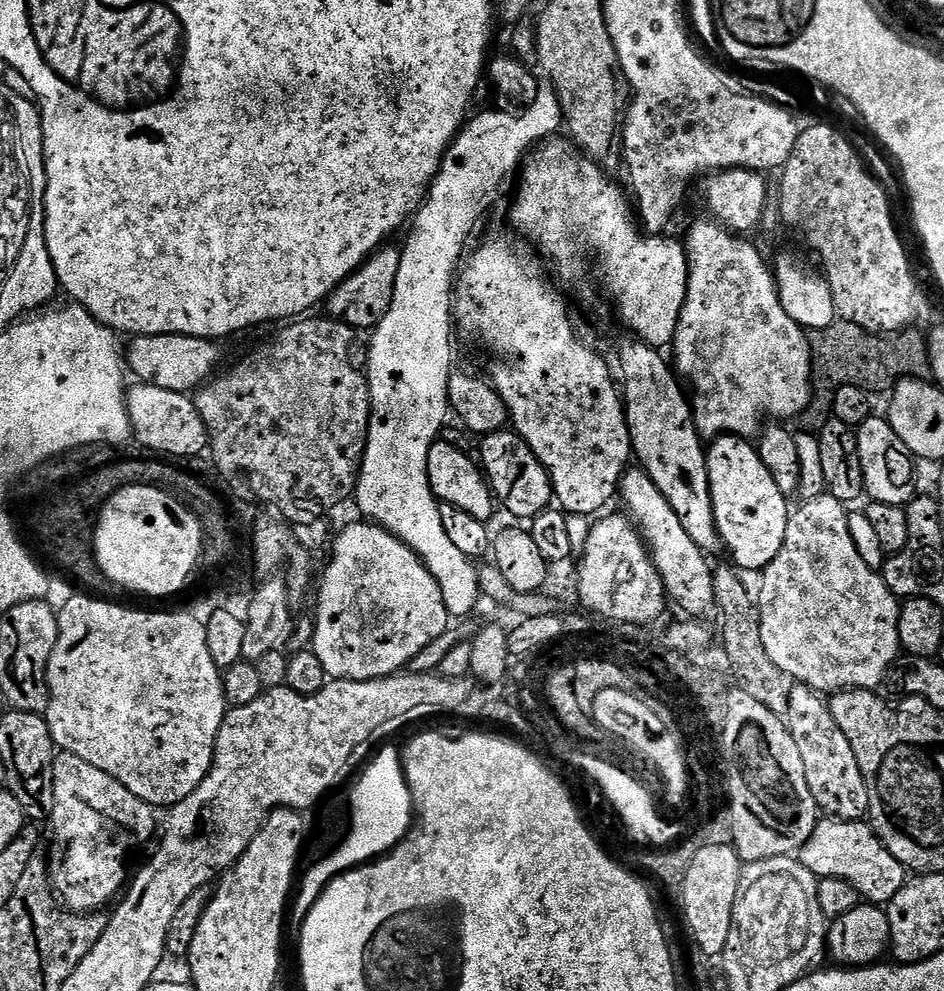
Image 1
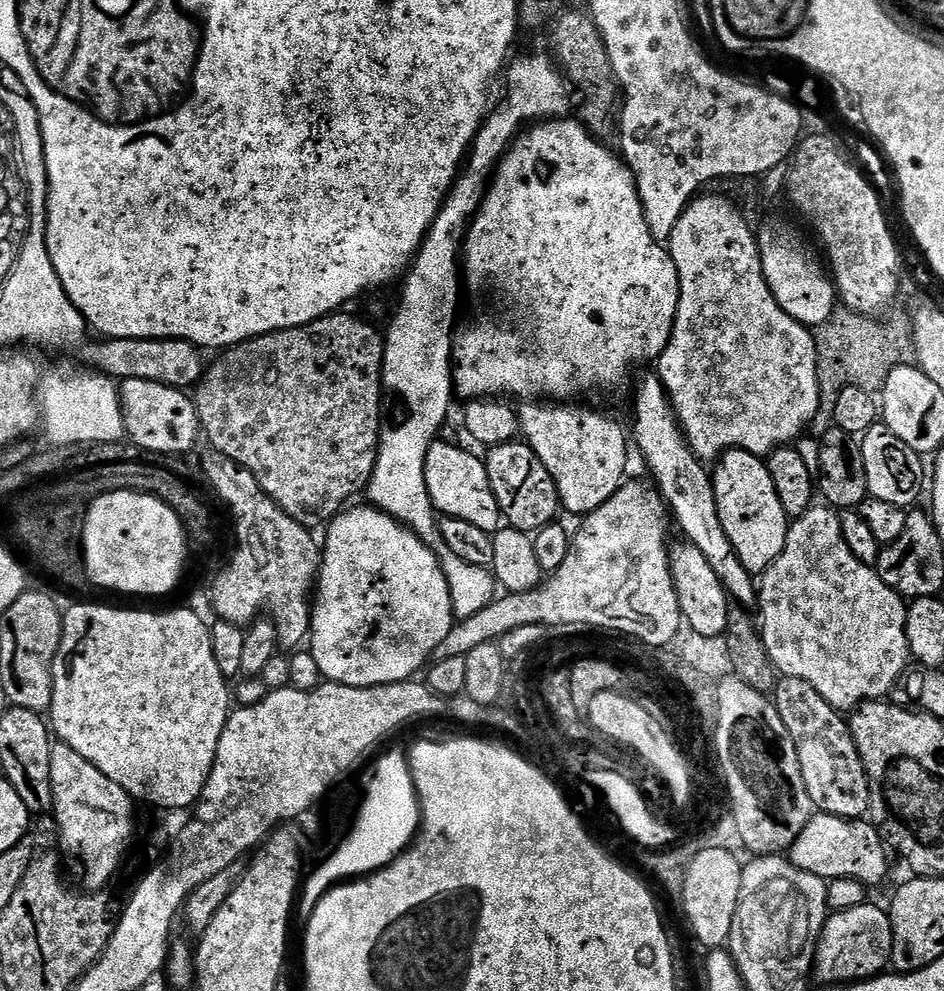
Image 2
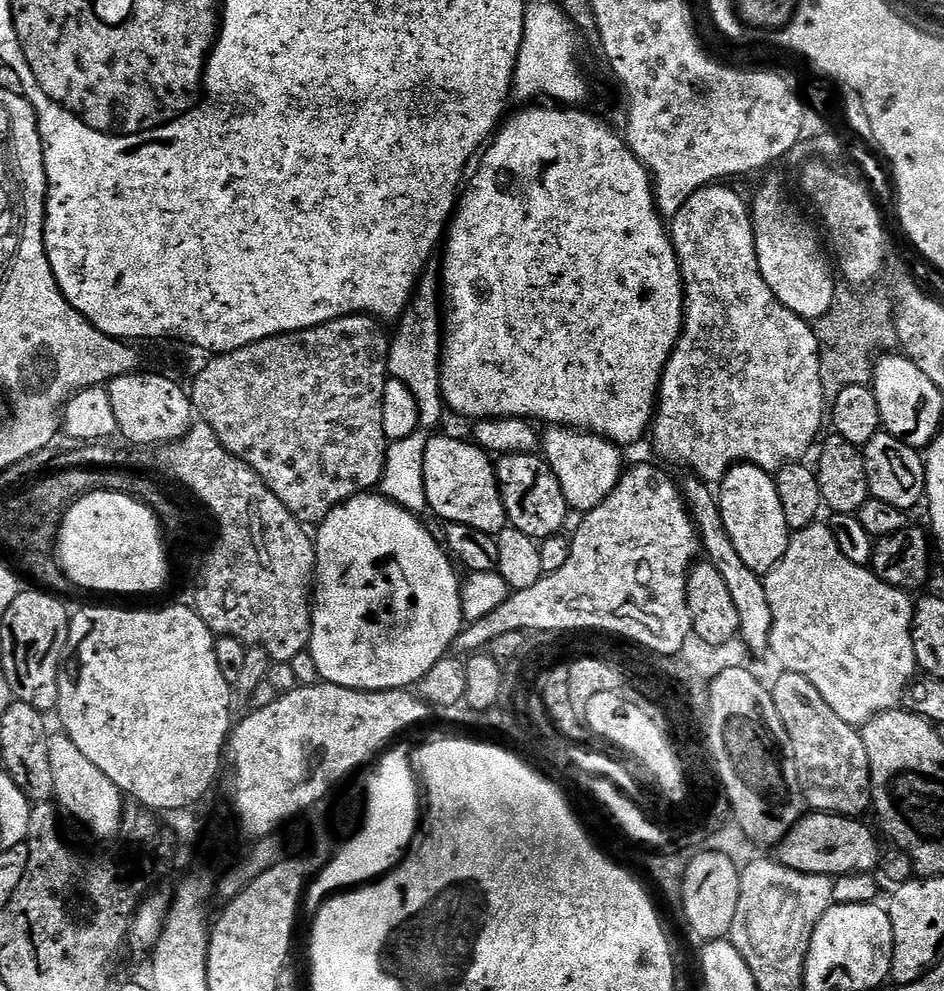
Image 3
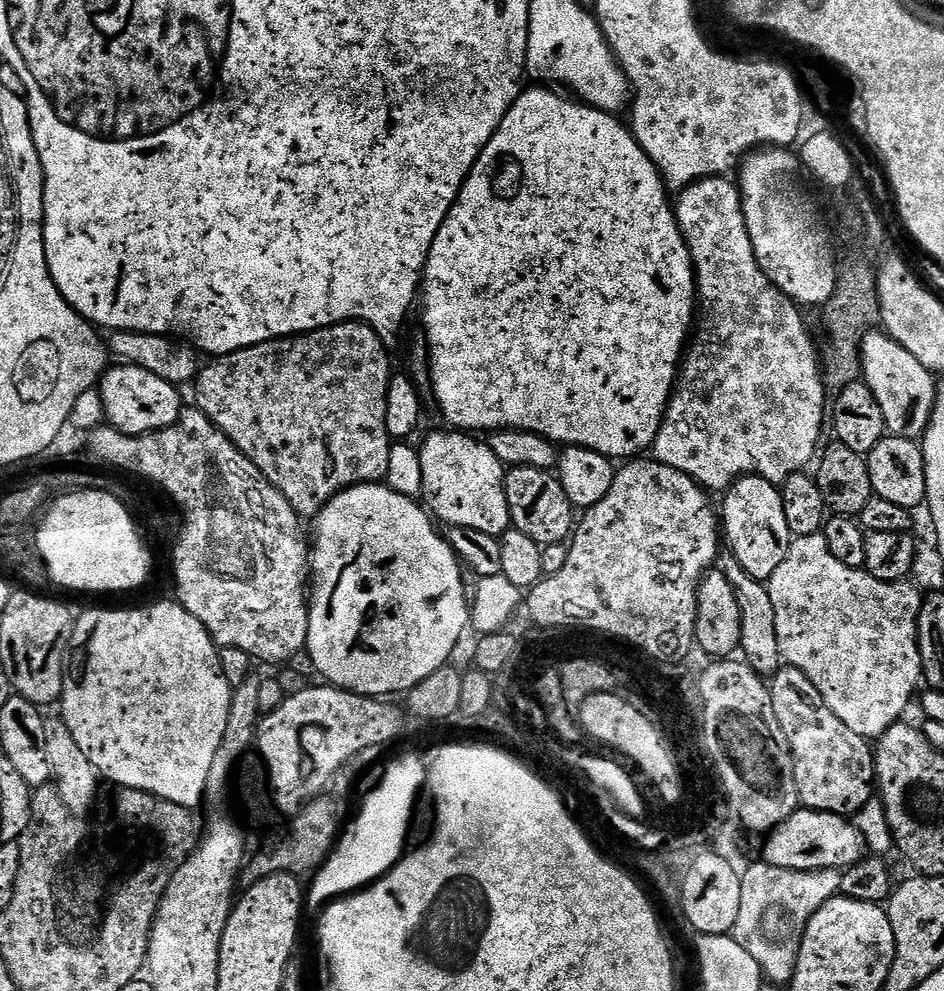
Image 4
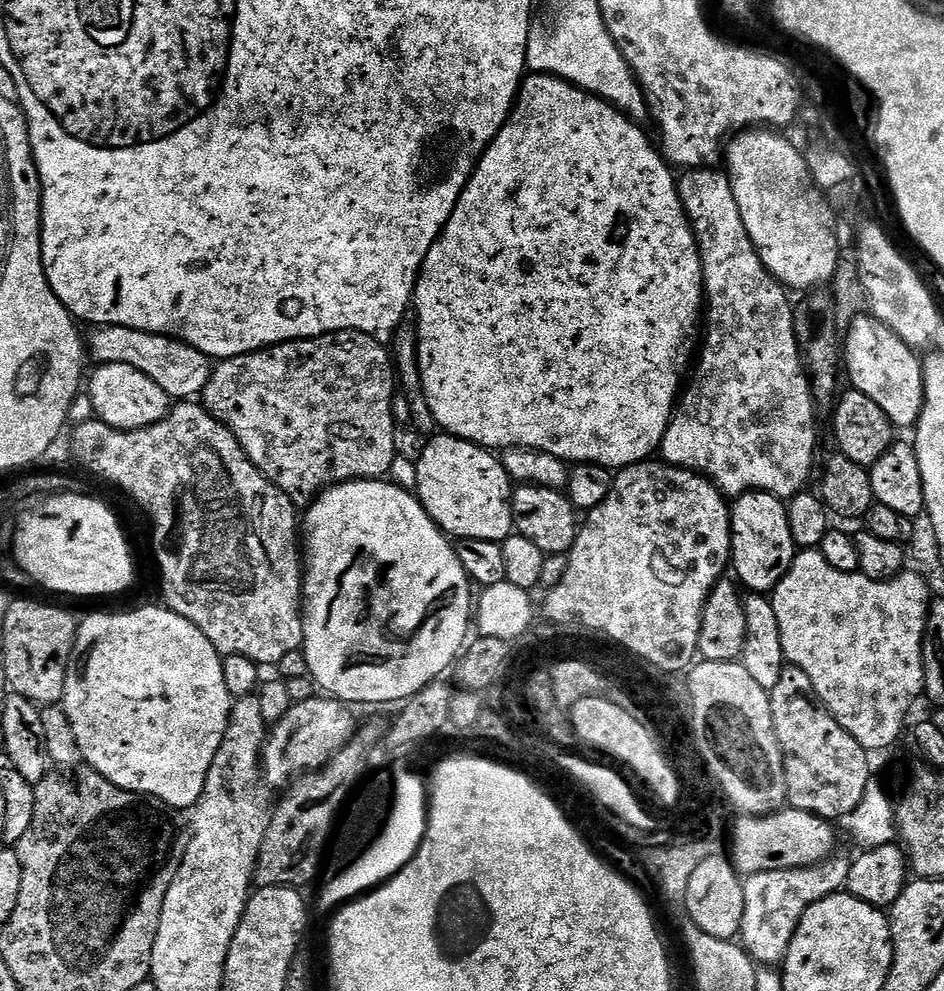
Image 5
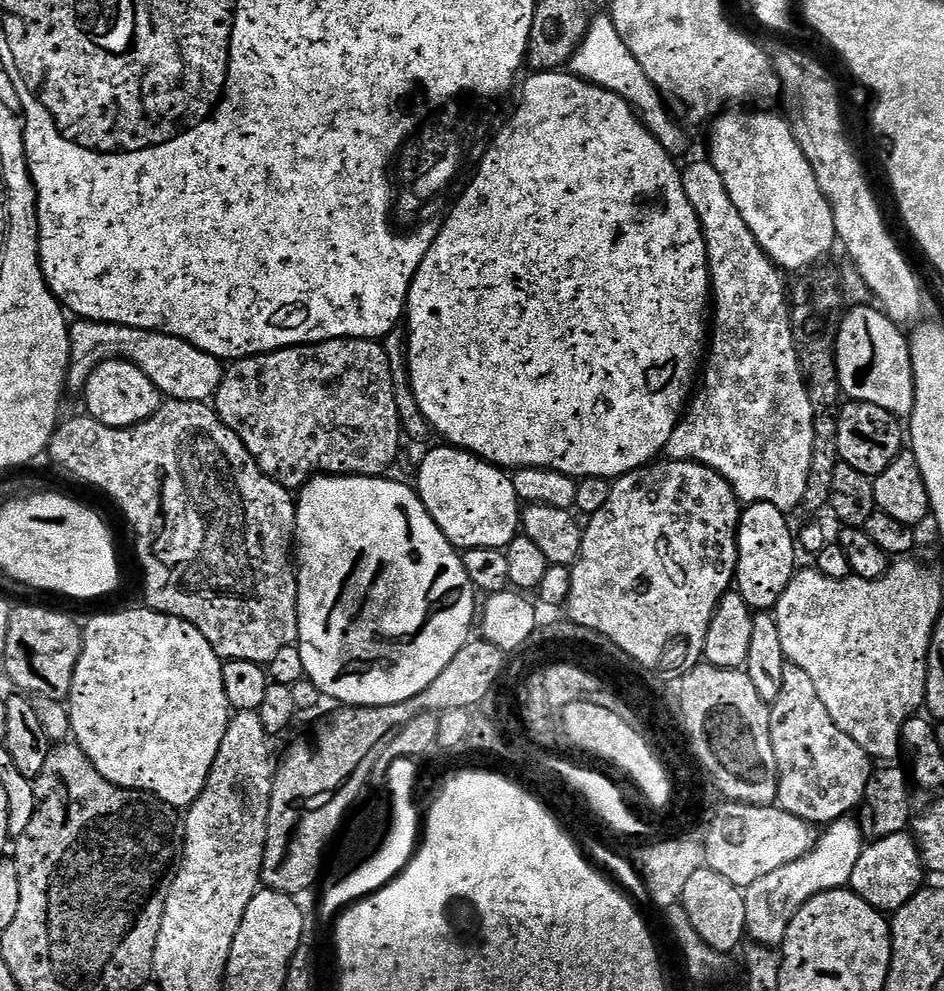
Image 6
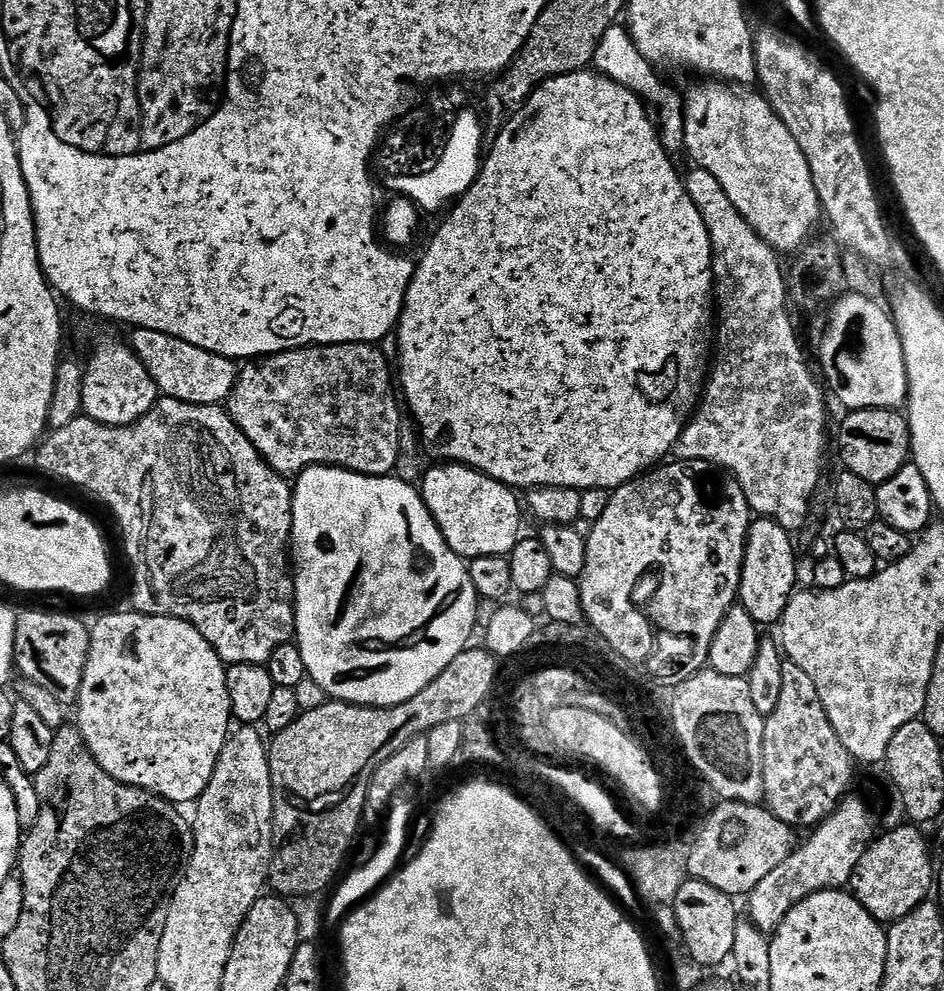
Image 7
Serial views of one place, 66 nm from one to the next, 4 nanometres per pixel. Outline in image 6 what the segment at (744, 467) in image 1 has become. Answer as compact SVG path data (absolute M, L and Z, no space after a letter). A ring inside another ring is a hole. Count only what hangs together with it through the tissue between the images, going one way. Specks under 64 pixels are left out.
M749 504L741 511L736 531L738 558L734 588L754 610L775 609L778 598L782 598L786 586L798 571L798 540L788 519L780 509L769 504Z

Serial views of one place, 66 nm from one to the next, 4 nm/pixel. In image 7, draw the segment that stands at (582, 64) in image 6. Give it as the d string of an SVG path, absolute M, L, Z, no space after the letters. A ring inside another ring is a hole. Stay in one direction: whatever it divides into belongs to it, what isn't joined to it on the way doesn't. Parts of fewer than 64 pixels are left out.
M620 24L612 25L610 30L603 35L599 43L594 61L595 71L601 76L618 82L618 86L626 86L634 95L640 97L645 105L651 109L652 123L656 126L656 133L660 136L660 145L670 154L684 152L686 142L686 126L684 125L684 97L678 91L675 92L666 81L655 64L651 64L646 58L642 58L642 50L634 46L632 36L627 29Z

